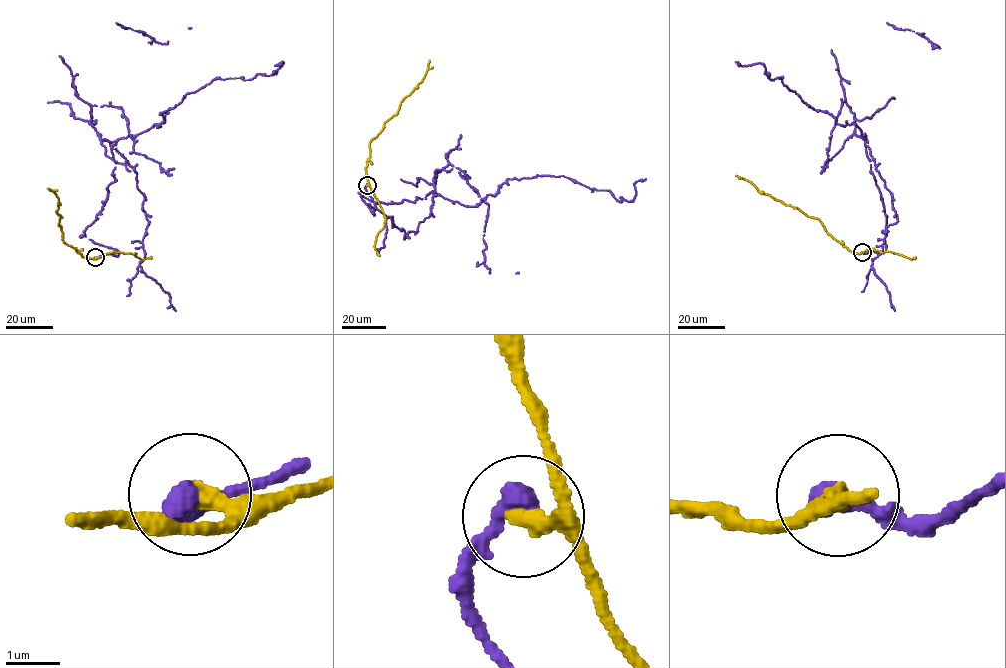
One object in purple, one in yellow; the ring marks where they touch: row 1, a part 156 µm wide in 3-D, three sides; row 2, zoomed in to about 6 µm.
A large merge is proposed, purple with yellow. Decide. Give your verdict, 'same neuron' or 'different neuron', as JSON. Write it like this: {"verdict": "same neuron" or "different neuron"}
{"verdict": "different neuron"}

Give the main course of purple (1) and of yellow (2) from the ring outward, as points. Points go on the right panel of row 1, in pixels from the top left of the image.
1: (861, 252), (886, 245), (864, 133), (807, 105), (762, 63), (735, 62)
2: (861, 252), (849, 251), (827, 233), (817, 219), (764, 194), (736, 175)

